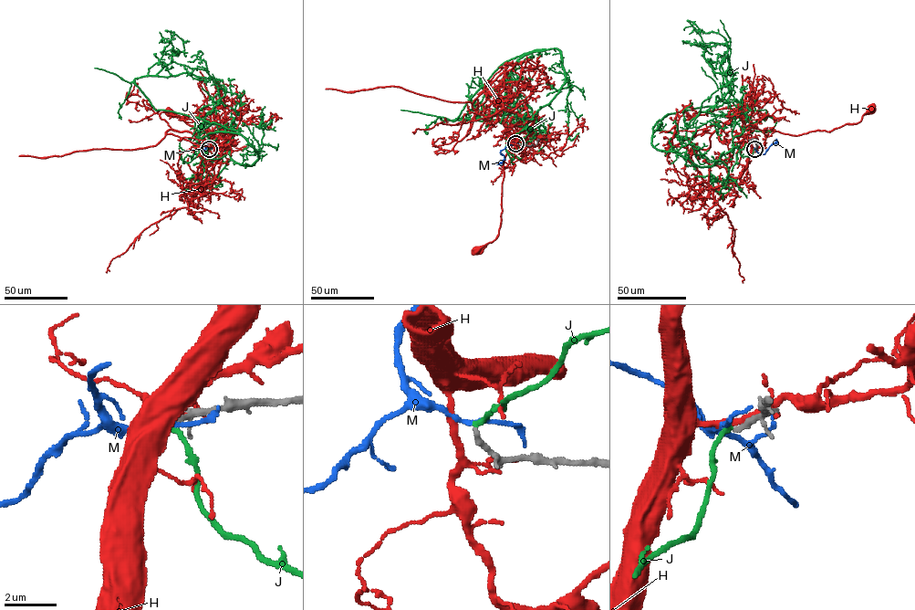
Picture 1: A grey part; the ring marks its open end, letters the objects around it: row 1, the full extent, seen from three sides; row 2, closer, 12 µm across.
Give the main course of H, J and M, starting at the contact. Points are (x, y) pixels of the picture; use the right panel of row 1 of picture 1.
H: (756, 148), (742, 134), (744, 129), (793, 135), (830, 131), (857, 123), (870, 110)
J: (754, 149), (700, 166), (651, 144), (665, 115), (730, 94), (728, 47), (704, 43), (695, 25), (684, 29)
M: (754, 149), (764, 154), (771, 144), (777, 142), (775, 139)

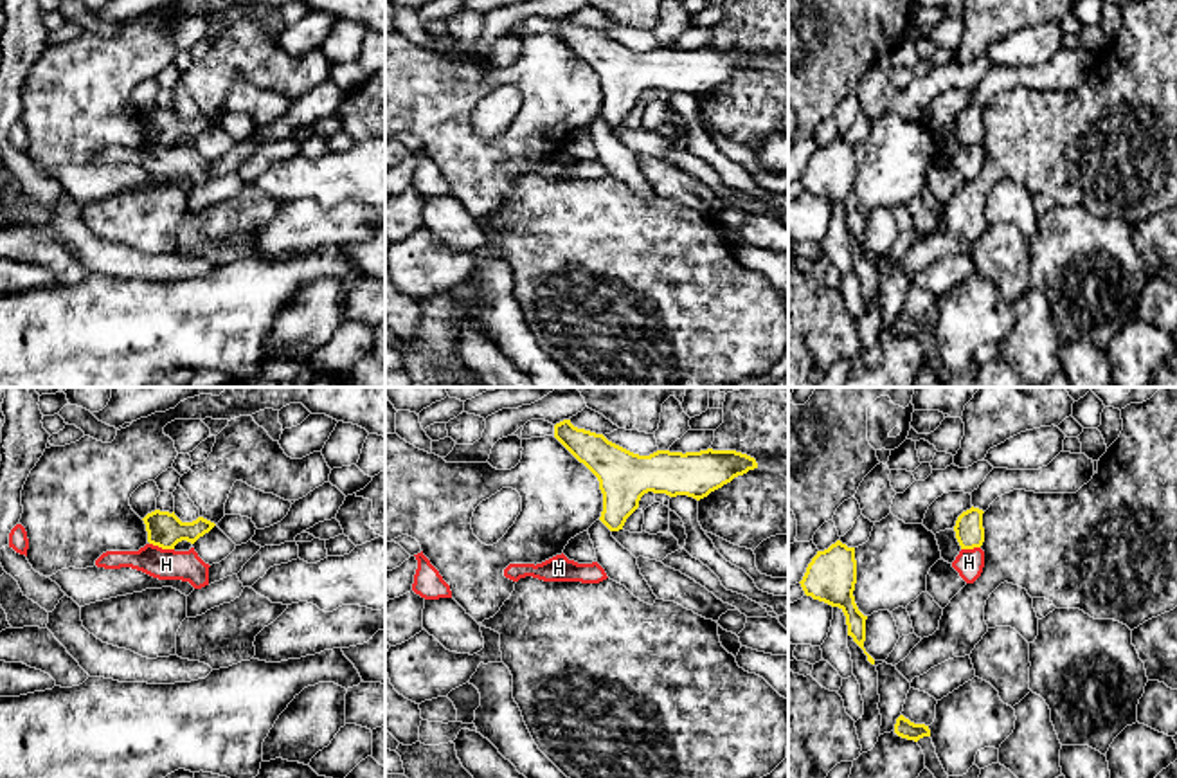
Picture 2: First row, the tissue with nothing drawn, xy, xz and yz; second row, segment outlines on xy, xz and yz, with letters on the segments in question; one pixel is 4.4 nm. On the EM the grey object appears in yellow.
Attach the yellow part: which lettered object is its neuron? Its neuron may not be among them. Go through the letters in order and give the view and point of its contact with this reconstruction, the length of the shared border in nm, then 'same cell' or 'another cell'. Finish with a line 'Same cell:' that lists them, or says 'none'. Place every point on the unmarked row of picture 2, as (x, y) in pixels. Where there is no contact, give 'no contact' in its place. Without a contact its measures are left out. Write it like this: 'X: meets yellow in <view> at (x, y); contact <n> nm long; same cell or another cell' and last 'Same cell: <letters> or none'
H: meets yellow in xy at (162, 144); contact 120 nm long; another cell
J: no contact; another cell
M: no contact; another cell
Same cell: none

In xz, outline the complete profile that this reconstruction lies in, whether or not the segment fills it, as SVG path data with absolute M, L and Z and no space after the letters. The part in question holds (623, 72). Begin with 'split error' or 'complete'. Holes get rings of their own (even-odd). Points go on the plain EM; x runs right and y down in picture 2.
complete | M571 16L554 22L554 34L599 77L603 108L599 117L623 126L644 90L687 92L696 97L758 65L754 54L736 47L633 50L603 31L578 25Z

